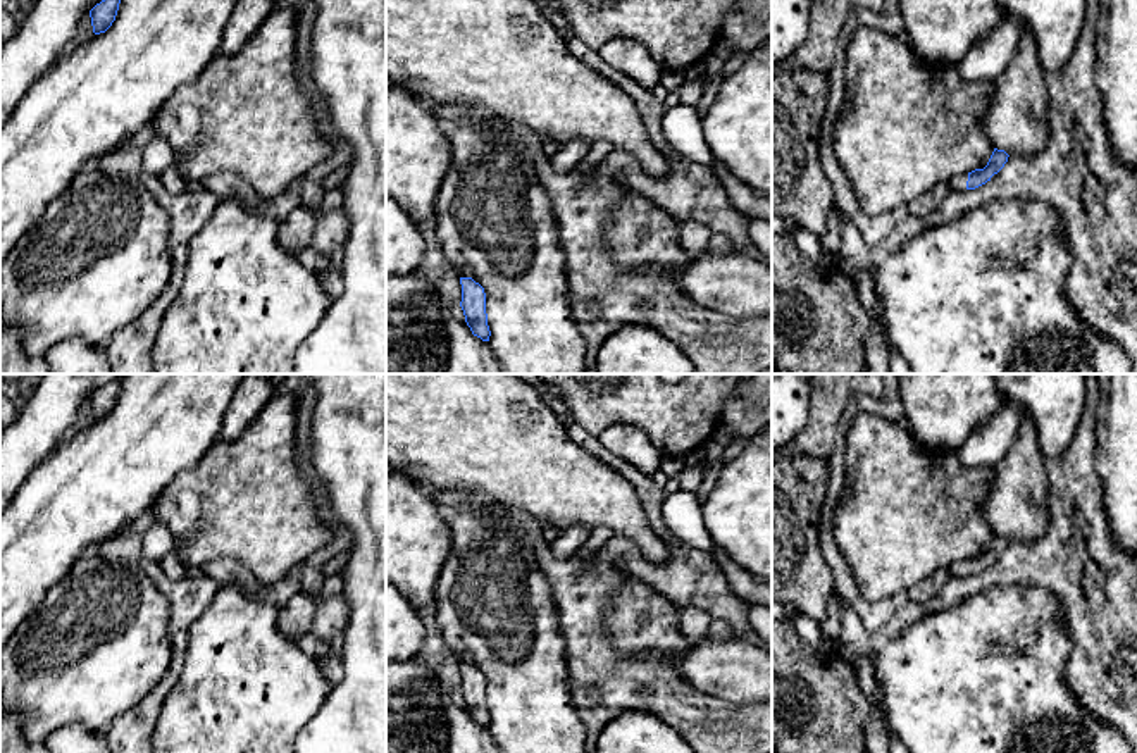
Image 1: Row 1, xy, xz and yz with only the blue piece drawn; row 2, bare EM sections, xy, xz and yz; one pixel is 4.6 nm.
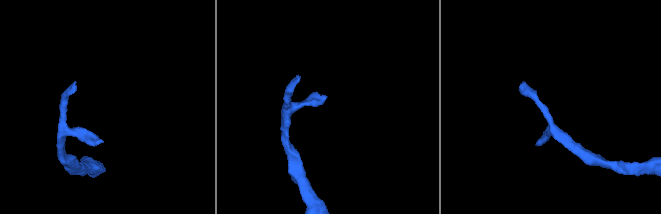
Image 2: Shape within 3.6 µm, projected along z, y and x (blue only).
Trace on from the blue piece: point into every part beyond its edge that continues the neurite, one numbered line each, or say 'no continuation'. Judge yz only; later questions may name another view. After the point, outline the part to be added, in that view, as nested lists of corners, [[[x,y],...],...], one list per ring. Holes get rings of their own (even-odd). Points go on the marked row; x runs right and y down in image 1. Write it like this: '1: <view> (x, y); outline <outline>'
1: yz (958, 183); outline [[[968,174],[954,176],[949,179],[951,191],[965,191],[966,190]]]

